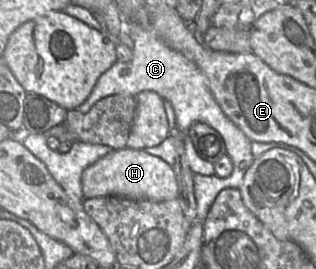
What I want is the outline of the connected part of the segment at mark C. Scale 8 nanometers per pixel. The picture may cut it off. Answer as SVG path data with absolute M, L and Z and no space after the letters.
M124 20L125 30L133 40L132 59L129 62L116 61L97 79L88 98L75 110L86 113L100 99L110 95L136 96L141 91L156 92L163 100L171 103L175 114L175 127L181 133L187 133L195 122L208 124L223 138L226 155L232 161L232 173L226 178L216 175L206 176L193 173L194 196L197 205L197 219L204 221L211 205L220 191L226 188L239 188L246 170L254 157L251 153L251 141L228 119L215 101L208 81L198 66L180 52L169 47L146 26Z

